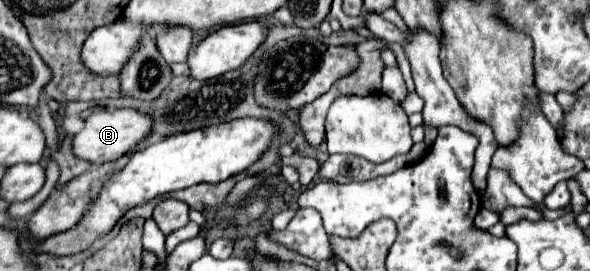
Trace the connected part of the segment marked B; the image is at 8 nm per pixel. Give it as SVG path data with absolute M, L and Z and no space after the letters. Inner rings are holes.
M116 109L114 113L110 111L94 111L84 119L84 127L82 131L78 131L72 139L72 151L78 159L90 161L90 163L106 163L106 161L116 161L118 157L122 157L124 153L134 153L134 145L138 145L150 131L152 127L152 119L146 113L134 111L134 109Z

